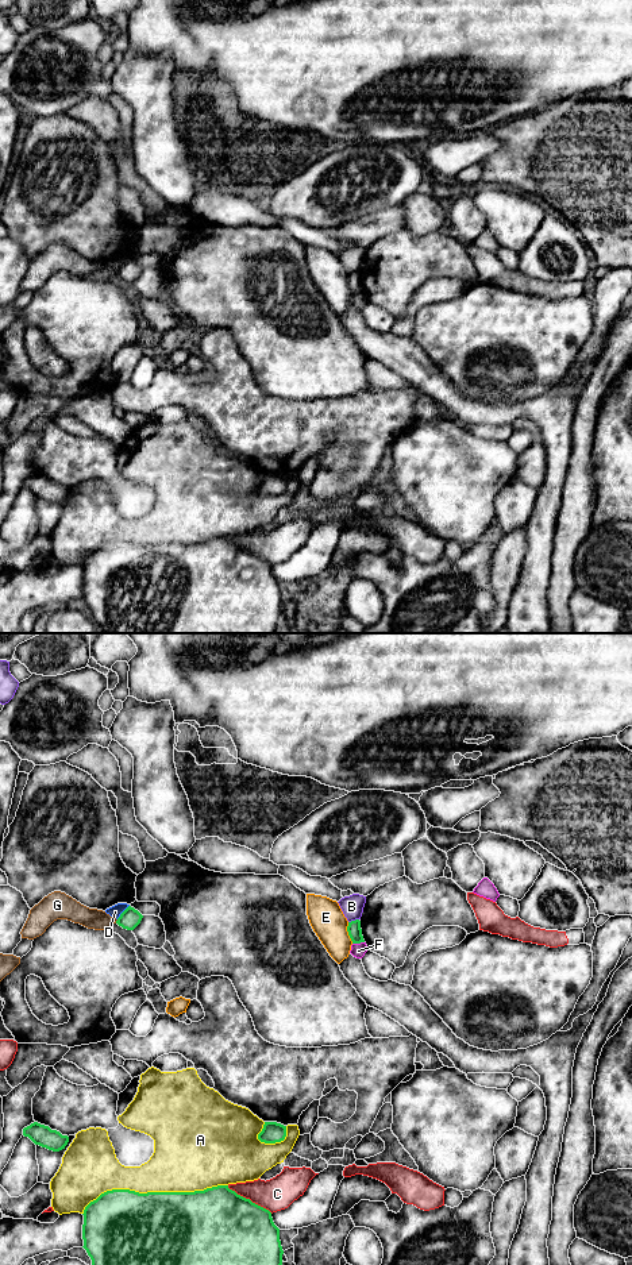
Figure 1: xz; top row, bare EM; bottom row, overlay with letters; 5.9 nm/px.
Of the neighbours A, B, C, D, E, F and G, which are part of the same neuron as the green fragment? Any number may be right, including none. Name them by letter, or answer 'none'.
none

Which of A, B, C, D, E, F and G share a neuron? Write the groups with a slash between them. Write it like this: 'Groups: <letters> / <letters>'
Groups: A / B / C / D / E / F / G

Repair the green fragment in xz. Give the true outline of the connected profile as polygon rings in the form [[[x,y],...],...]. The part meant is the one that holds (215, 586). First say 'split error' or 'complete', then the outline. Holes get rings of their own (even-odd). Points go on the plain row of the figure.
complete | [[[228,537],[194,544],[112,541],[84,562],[84,601],[100,633],[274,633],[282,617],[280,581],[271,564]]]

